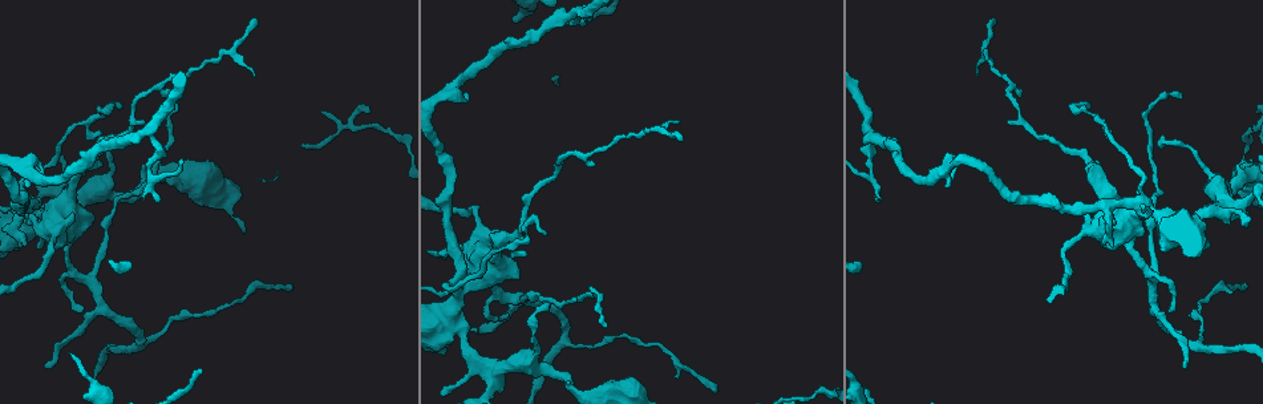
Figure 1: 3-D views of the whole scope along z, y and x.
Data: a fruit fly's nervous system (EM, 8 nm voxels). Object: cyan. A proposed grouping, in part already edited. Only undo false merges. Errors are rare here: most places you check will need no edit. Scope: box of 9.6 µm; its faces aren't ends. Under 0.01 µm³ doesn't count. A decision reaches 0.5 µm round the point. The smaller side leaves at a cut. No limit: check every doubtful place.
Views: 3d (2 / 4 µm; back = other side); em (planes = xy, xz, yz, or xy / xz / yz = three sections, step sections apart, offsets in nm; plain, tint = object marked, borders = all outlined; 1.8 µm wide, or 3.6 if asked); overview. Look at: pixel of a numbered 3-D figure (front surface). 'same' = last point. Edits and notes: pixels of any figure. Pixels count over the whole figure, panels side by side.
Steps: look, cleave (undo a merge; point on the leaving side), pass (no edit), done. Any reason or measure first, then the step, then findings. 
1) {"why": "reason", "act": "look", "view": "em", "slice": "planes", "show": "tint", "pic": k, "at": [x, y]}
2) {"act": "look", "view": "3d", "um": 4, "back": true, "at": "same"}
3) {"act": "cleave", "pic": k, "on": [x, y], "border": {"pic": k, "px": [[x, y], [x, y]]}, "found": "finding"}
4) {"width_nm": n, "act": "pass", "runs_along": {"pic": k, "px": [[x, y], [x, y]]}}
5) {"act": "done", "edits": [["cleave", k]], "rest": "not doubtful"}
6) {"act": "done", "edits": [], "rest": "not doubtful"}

{"why": "arms part here", "act": "look", "view": "em", "um": 3.6, "slice": "planes", "show": "plain", "pic": 1, "at": [148, 135]}

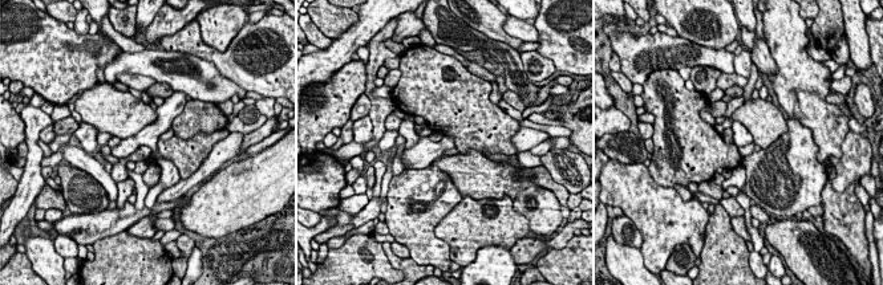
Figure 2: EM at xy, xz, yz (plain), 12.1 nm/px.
{"act": "look", "view": "em", "um": 3.6, "slice": "planes", "show": "tint", "at": "same"}

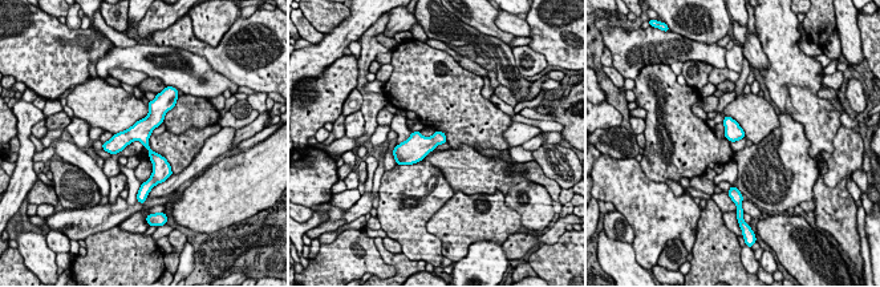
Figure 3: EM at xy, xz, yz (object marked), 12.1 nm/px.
{"act": "pass", "runs_along": {"pic": 3, "px": [[163, 109], [140, 132], [105, 146]]}, "found": "all the same neuron"}

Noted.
{"why": "abrupt turn", "act": "look", "view": "em", "um": 3.6, "slice": "planes", "show": "tint", "pic": 1, "at": [462, 249]}

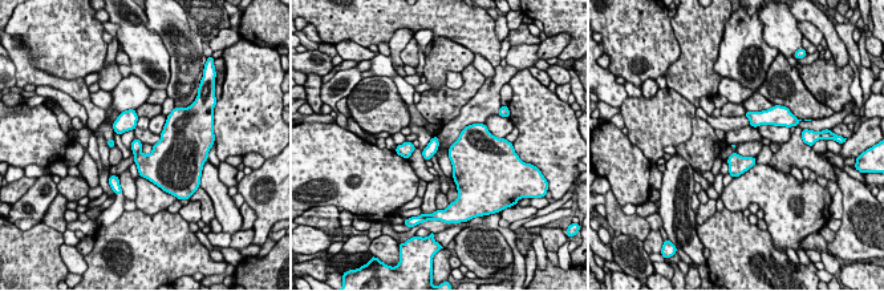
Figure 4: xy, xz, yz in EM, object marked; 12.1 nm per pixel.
{"width_nm": 90, "act": "pass", "found": "one neuron here"}

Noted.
{"why": "sharp bend", "act": "look", "view": "em", "um": 3.6, "slice": "xy", "step": 16, "show": "tint", "pic": 1, "at": [26, 219]}

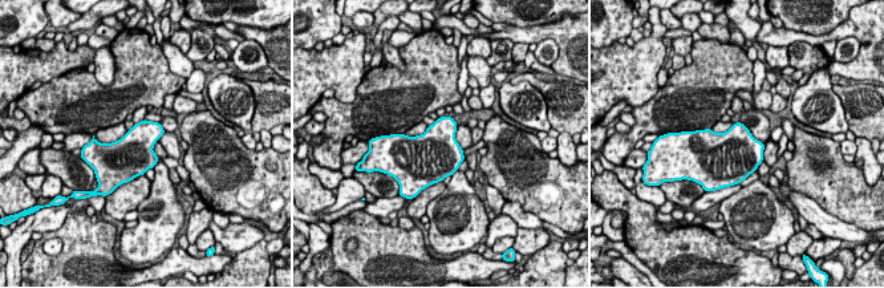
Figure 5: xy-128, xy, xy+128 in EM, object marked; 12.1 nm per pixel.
{"width_nm": 380, "act": "pass", "found": "all the same neuron"}

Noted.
{"act": "done", "edits": [], "rest": "not doubtful"}

